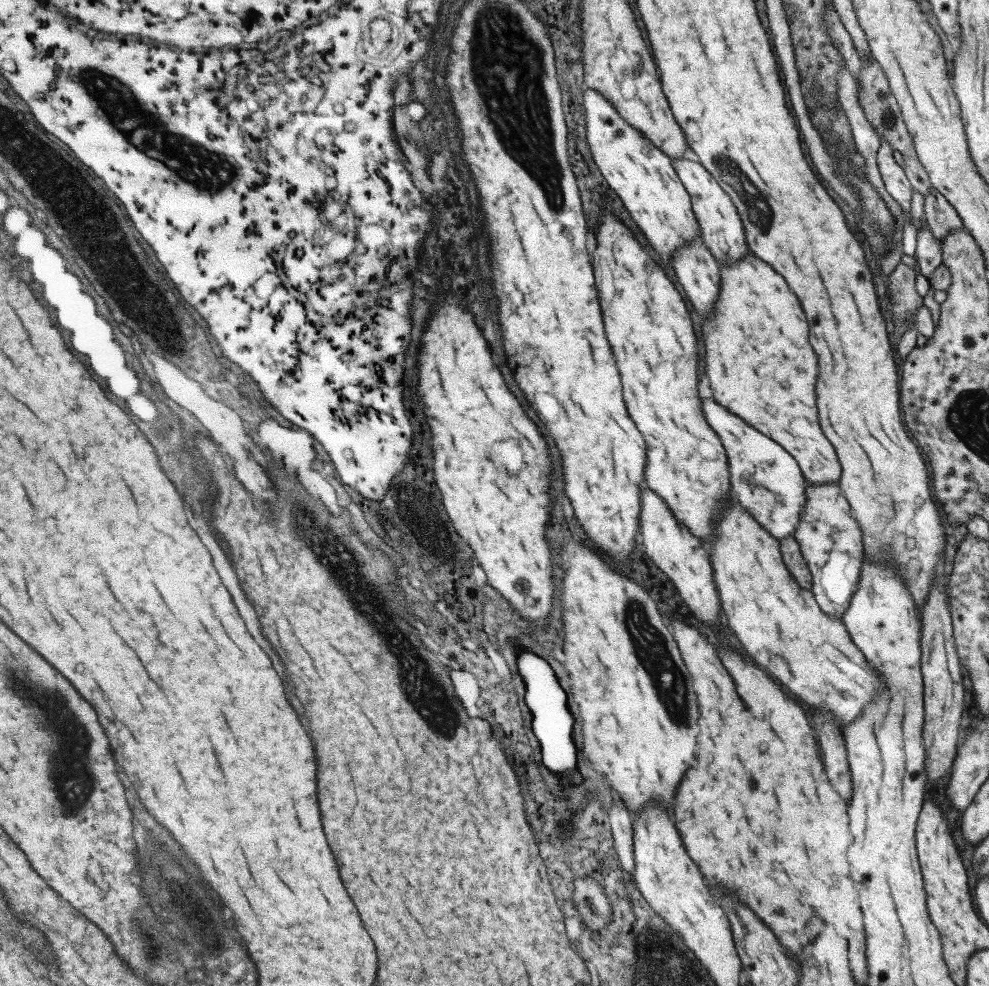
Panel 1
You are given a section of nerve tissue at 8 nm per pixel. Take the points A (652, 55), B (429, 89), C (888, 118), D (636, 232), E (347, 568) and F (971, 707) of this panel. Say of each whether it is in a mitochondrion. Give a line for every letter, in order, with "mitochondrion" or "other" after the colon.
A: other
B: other
C: mitochondrion
D: other
E: mitochondrion
F: other

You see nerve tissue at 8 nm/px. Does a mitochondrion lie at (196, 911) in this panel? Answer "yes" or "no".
yes

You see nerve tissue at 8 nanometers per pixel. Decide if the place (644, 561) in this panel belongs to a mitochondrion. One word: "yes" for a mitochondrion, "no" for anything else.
no

